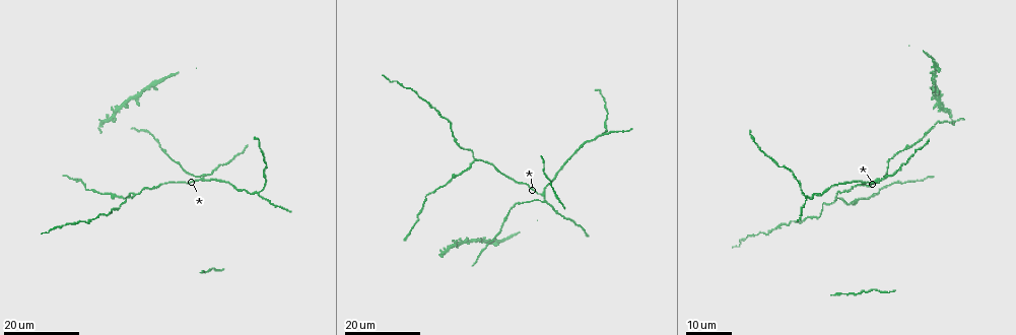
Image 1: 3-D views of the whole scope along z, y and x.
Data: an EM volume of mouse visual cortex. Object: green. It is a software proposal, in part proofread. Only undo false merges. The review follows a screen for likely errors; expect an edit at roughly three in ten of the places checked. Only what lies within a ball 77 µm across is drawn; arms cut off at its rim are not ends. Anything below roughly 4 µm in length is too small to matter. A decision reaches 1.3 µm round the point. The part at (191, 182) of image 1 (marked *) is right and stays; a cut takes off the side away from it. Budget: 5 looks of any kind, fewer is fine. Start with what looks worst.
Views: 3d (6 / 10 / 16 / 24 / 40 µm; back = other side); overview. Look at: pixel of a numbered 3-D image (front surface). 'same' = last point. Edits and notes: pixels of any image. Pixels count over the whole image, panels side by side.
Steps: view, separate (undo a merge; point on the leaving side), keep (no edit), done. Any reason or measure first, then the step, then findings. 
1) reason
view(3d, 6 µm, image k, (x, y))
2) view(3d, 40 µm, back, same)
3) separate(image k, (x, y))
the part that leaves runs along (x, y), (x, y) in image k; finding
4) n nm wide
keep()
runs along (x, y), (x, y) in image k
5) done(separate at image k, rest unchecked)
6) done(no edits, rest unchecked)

three arms meet
view(3d, 16 µm, image 1, (600, 137))

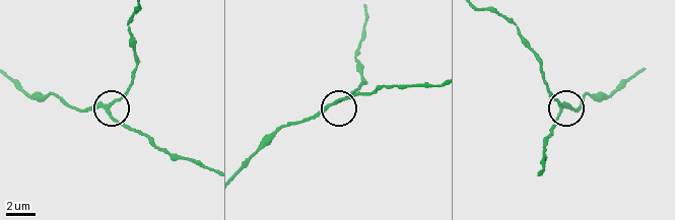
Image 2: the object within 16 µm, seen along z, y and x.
view(3d, 6 µm, image 2, (110, 111))

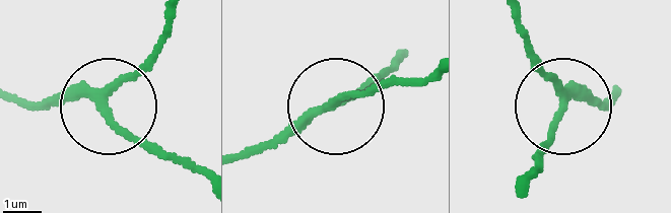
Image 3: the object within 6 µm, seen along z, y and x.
view(3d, 6 µm, back, image 3, (561, 105))

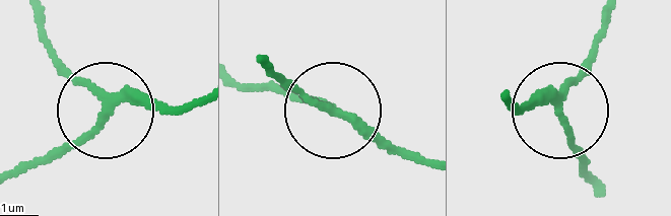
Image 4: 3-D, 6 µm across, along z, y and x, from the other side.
keep()
runs along (197, 98), (169, 111), (129, 101), (110, 108), (36, 166) in image 4; all the same cell

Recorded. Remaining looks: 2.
a fork
view(3d, 16 µm, image 1, (476, 158))

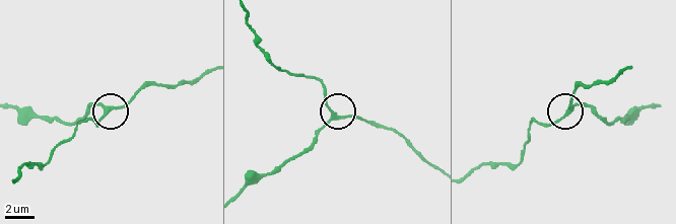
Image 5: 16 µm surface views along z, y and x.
view(3d, 6 µm, image 5, (108, 108))

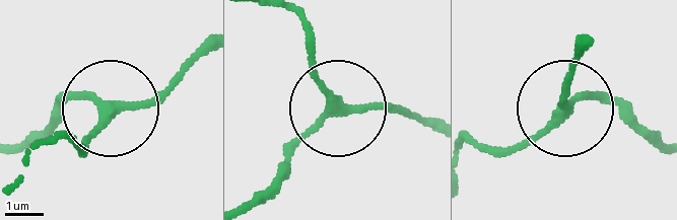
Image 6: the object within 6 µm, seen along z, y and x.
side arm 34 µm
keep()
runs along (586, 50), (563, 98), (589, 95), (624, 112) in image 6; all the same cell

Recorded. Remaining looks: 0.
done(no edits, rest unchecked)

